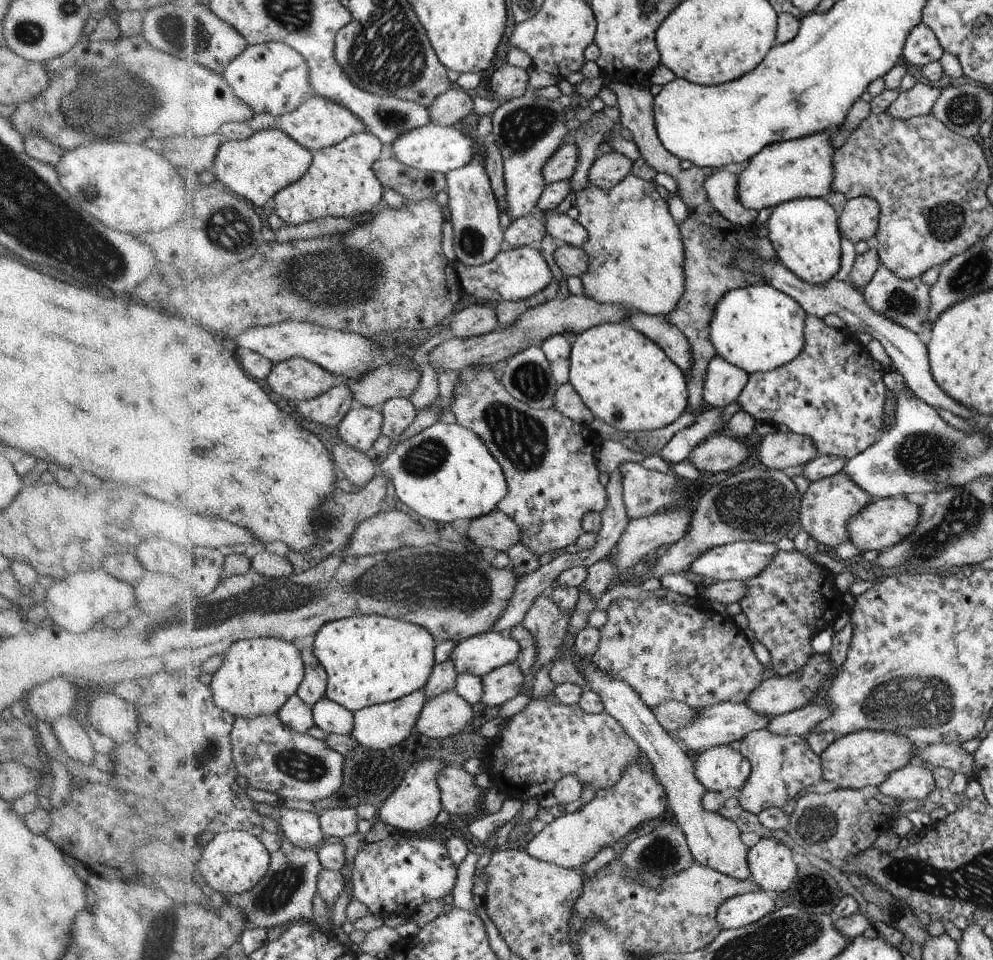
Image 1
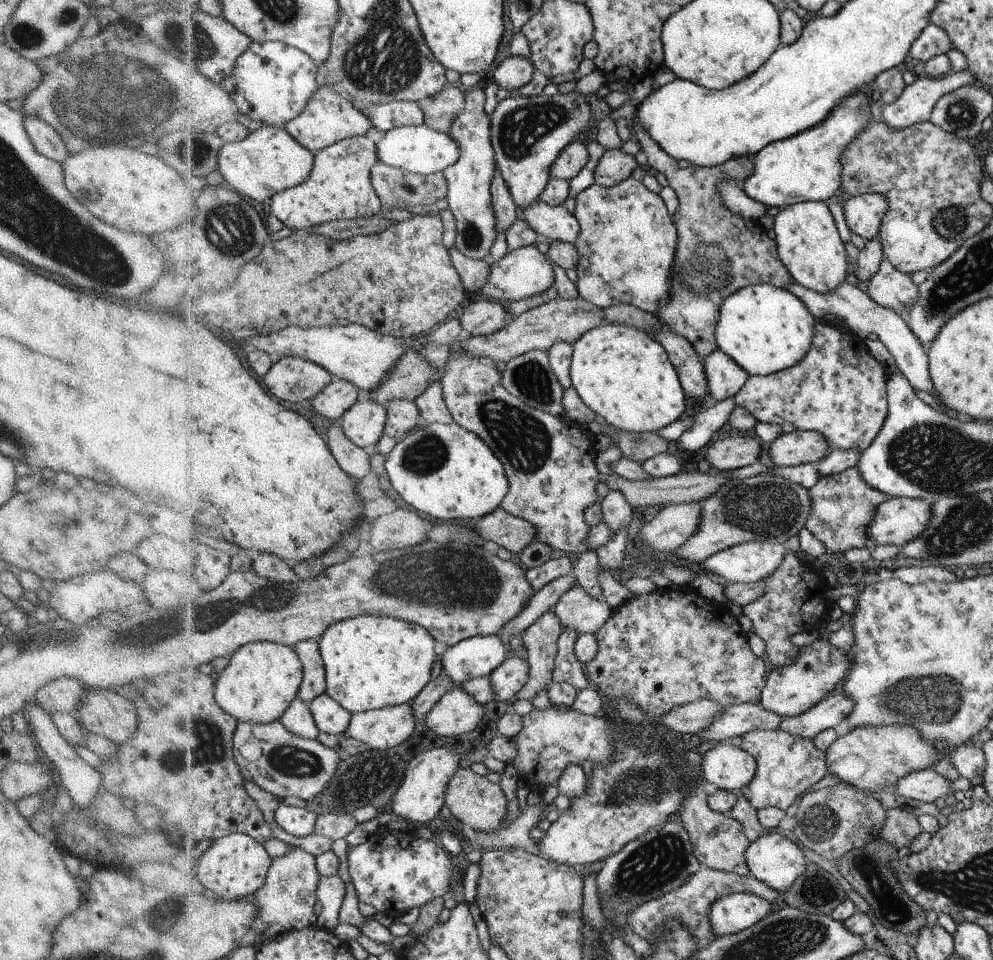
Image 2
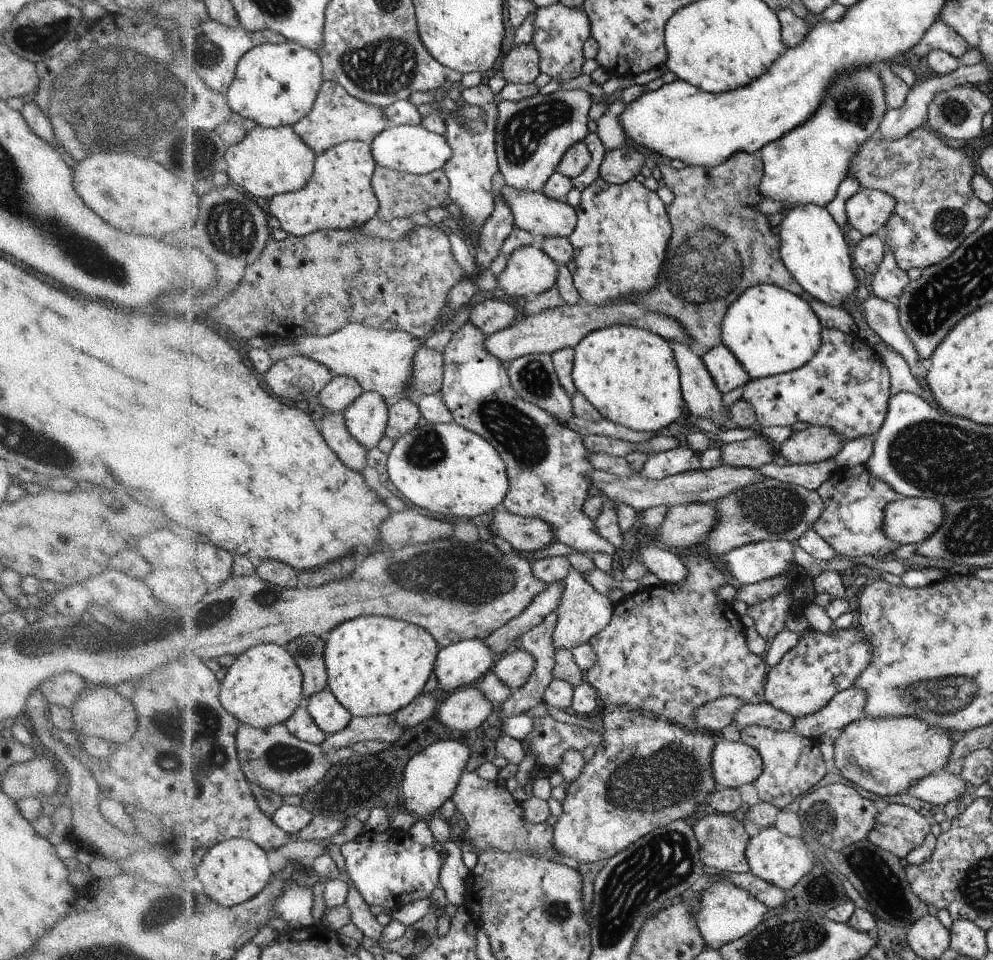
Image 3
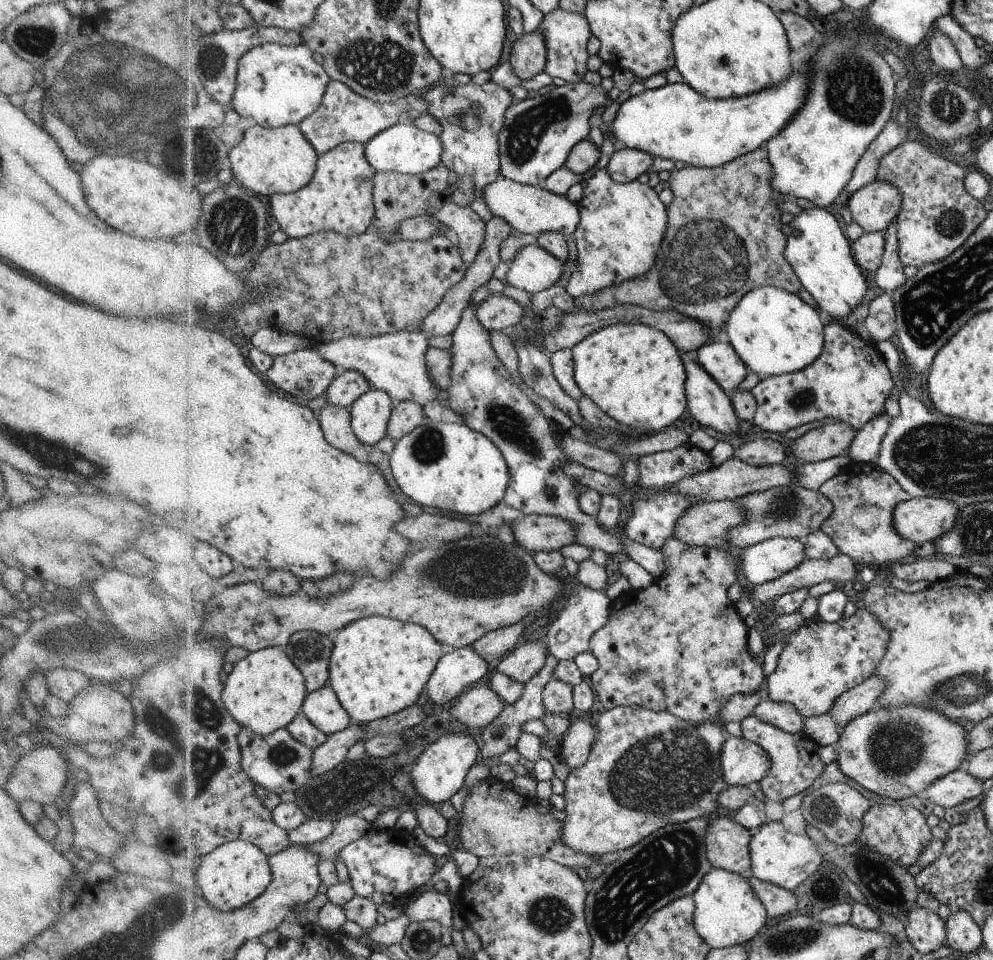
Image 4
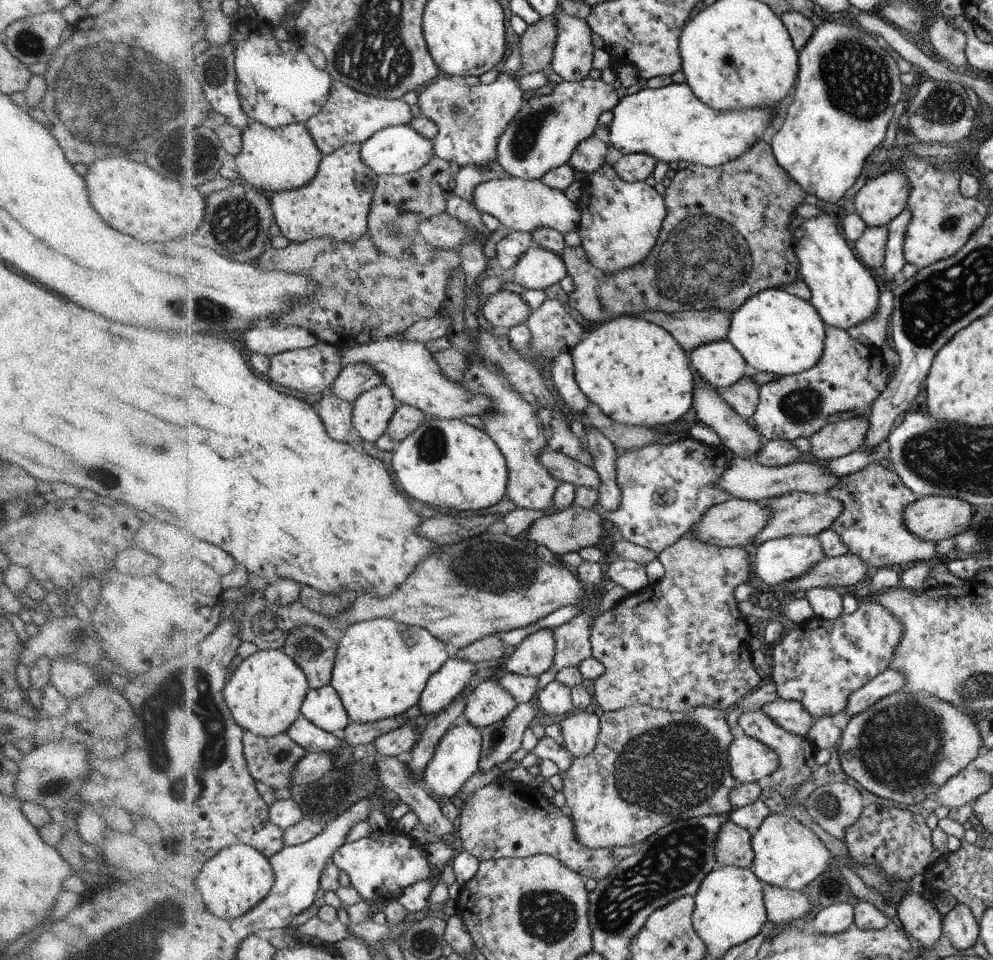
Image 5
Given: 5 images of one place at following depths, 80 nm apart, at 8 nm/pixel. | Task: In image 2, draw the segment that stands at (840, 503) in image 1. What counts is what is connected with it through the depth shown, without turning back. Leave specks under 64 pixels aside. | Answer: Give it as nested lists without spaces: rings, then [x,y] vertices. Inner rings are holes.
[[[858,467],[841,473],[824,475],[811,488],[809,493],[813,502],[805,528],[808,529],[830,552],[843,552],[850,548],[873,549],[874,542],[869,540],[869,527],[873,524],[877,509],[889,496],[876,487],[871,487],[863,478]]]

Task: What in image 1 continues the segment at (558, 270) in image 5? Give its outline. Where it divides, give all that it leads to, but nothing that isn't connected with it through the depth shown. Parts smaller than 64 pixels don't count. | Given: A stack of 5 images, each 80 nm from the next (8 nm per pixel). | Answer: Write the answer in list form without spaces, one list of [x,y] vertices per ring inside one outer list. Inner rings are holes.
[[[526,245],[501,251],[490,262],[478,266],[457,264],[460,280],[464,279],[464,290],[473,298],[485,300],[486,304],[495,305],[507,301],[521,301],[542,292],[552,280],[552,272],[534,246]]]

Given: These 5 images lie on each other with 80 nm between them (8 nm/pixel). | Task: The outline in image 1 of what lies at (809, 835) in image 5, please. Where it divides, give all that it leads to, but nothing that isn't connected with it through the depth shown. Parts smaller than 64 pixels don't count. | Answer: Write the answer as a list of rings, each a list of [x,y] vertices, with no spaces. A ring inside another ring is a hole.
[[[762,838],[747,855],[751,879],[764,891],[782,894],[798,872],[792,852],[778,839]]]

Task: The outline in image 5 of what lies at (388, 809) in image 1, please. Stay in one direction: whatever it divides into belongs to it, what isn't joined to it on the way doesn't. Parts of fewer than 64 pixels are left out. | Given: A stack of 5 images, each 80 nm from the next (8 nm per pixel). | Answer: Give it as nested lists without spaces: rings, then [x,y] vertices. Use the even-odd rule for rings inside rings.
[[[464,719],[454,723],[437,744],[432,762],[424,776],[424,782],[434,792],[433,796],[443,801],[456,795],[464,782],[479,770],[479,763],[482,761],[482,750],[483,735],[476,725]]]

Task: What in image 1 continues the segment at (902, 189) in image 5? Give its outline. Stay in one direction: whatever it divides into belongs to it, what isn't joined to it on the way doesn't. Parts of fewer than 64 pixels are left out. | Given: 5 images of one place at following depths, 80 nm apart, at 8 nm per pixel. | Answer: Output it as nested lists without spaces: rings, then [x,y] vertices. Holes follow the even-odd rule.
[[[869,196],[852,197],[844,200],[839,218],[839,229],[854,244],[867,241],[879,230],[879,216],[882,214],[879,201]]]

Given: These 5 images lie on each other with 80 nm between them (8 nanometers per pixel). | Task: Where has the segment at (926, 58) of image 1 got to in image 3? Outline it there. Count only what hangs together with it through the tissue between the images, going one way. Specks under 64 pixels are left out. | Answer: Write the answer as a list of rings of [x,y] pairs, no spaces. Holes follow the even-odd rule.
[[[938,18],[911,52],[926,56],[930,49],[942,49],[960,58],[966,54],[969,46],[953,28]]]

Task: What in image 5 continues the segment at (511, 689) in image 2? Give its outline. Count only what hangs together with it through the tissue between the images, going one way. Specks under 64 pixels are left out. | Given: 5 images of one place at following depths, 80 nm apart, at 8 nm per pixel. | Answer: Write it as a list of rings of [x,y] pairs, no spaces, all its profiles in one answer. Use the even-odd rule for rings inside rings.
[[[543,628],[525,637],[501,667],[502,671],[533,677],[544,674],[552,666],[557,654],[558,645],[553,630]]]

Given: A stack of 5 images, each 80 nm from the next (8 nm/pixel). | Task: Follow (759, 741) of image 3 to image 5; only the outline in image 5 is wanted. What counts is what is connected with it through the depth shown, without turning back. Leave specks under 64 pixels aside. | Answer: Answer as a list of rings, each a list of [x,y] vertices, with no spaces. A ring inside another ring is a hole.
[[[762,709],[744,711],[738,718],[738,724],[740,728],[744,730],[744,734],[763,741],[765,745],[768,745],[779,753],[780,764],[771,774],[772,782],[770,785],[780,794],[785,796],[792,792],[796,786],[800,788],[817,768],[814,762],[816,748],[815,745],[808,740],[808,737],[788,732],[787,729],[776,724],[776,721],[772,720],[772,717],[769,717]]]

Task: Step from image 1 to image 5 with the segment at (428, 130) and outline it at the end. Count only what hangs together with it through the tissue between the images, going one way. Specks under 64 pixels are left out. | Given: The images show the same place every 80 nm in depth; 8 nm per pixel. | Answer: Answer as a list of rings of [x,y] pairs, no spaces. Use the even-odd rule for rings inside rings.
[[[412,124],[394,125],[377,132],[362,144],[363,159],[378,174],[407,175],[427,166],[434,155],[434,140],[425,137]]]

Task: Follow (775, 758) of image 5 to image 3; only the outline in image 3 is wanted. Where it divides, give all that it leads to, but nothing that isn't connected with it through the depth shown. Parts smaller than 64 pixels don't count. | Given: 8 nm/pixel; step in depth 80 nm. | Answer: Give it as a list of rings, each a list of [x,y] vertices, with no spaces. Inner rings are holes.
[[[719,736],[714,755],[712,755],[712,768],[715,781],[722,786],[738,789],[749,782],[754,783],[763,774],[763,757],[760,753],[744,741],[730,741]]]

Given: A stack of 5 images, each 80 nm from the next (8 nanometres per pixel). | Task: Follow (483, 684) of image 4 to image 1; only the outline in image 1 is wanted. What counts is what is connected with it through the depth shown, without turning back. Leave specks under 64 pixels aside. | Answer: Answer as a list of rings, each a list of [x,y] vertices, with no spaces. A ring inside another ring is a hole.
[[[446,691],[426,703],[417,730],[430,738],[460,734],[472,720],[472,705],[456,691]]]

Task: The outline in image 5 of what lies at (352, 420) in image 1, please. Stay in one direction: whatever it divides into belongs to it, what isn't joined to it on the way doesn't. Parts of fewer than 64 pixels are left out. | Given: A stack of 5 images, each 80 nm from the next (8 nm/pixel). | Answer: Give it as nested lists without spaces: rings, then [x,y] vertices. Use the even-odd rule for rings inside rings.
[[[386,383],[365,392],[354,403],[355,428],[359,438],[378,442],[389,432],[399,407],[395,392]]]

